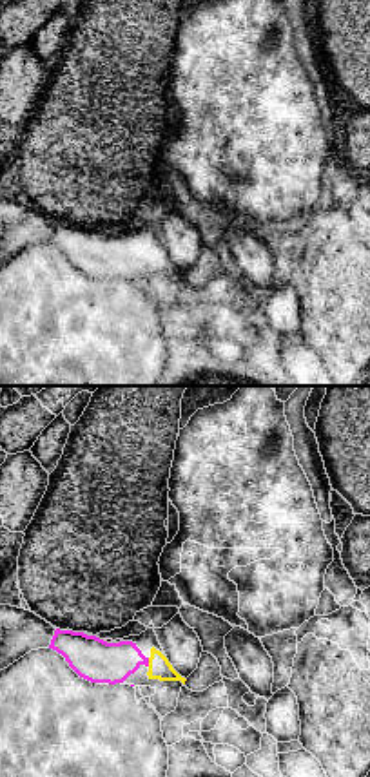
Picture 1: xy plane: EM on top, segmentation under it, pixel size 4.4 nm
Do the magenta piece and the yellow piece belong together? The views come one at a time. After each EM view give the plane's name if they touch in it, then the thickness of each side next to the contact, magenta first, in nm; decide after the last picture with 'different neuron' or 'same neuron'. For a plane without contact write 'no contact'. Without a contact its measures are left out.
xy | 190/100 nm

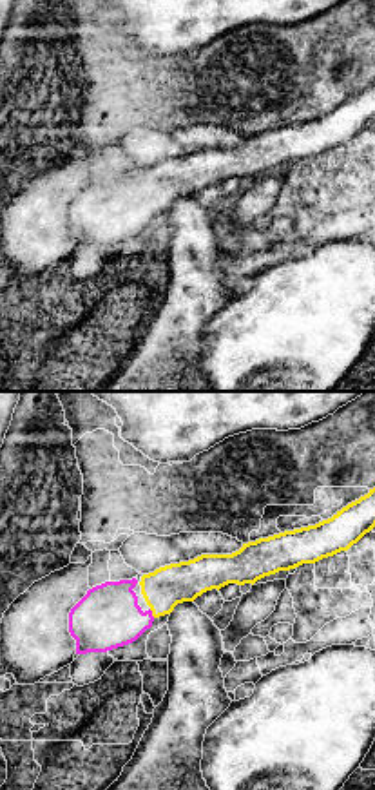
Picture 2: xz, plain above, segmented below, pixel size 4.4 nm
xz | 280/180 nm

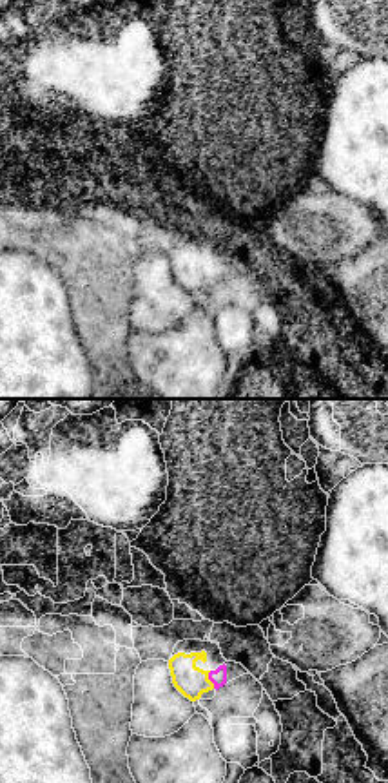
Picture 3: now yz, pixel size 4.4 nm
yz | 70/140 nm

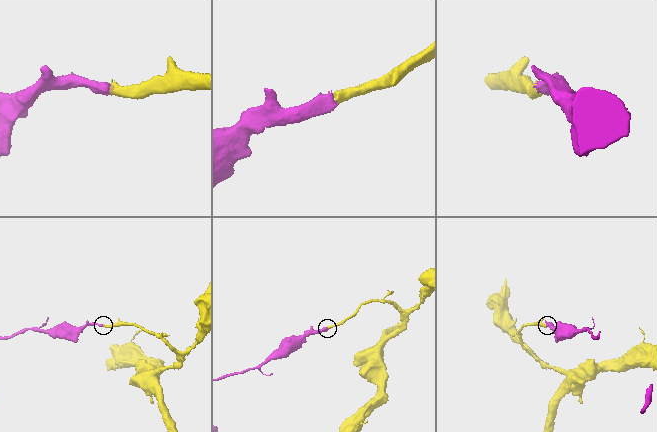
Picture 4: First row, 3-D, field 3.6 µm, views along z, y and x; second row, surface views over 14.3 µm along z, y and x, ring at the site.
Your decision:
same neuron

